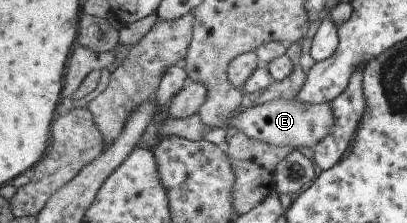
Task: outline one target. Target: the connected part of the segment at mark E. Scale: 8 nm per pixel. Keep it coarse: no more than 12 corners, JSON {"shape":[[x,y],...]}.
{"shape":[[295,98],[222,125],[274,146],[315,149],[335,125],[330,103]]}

